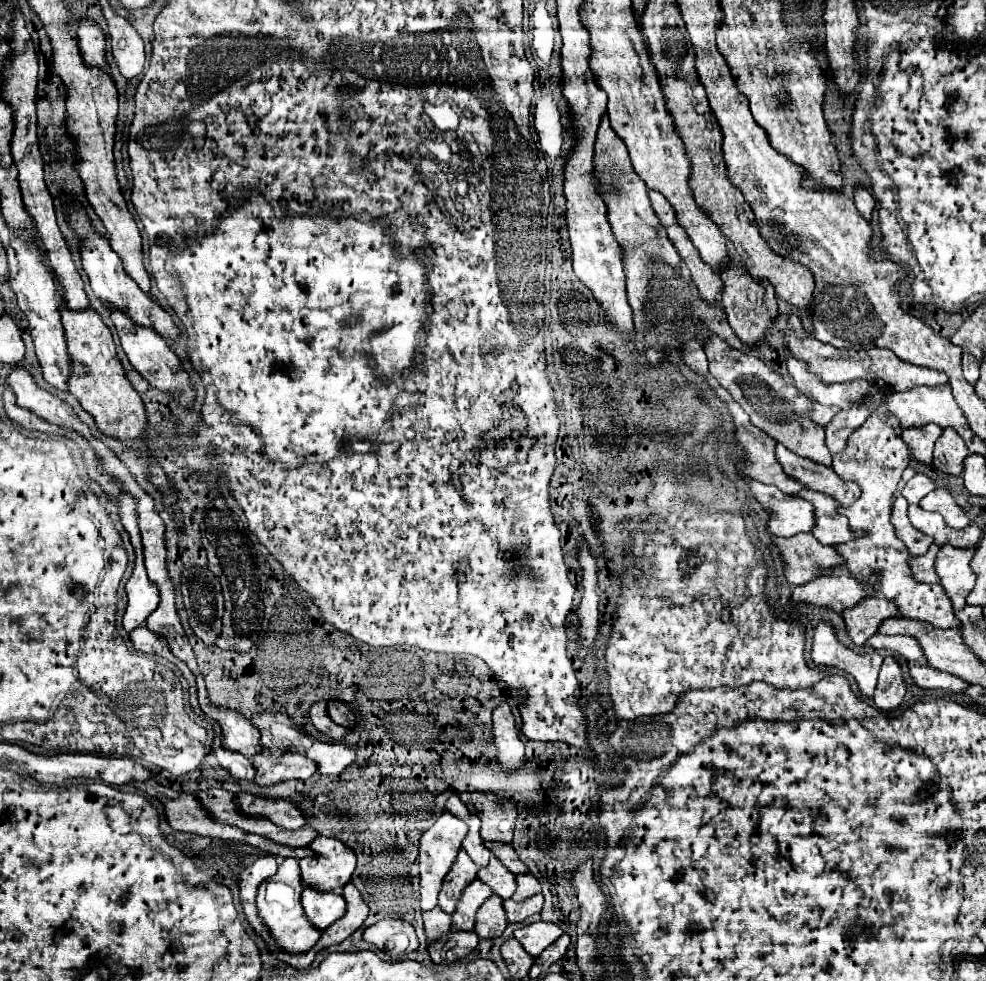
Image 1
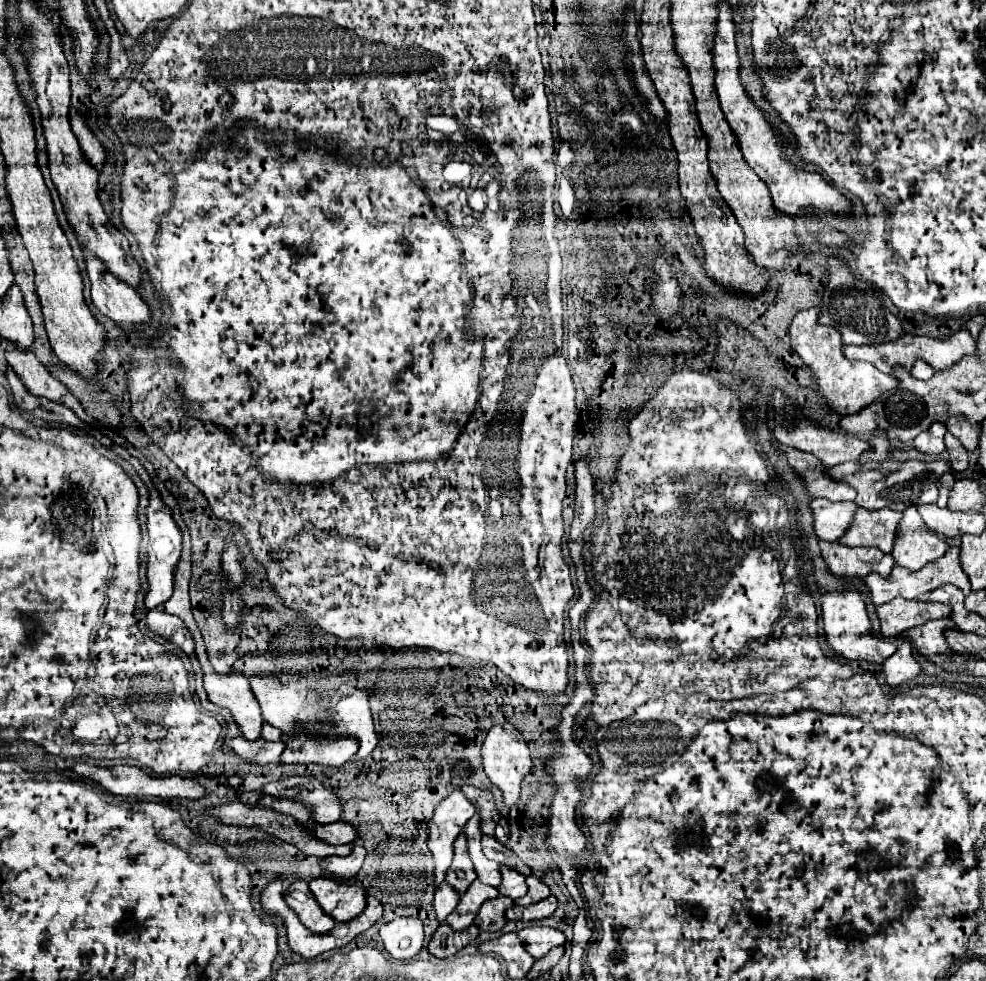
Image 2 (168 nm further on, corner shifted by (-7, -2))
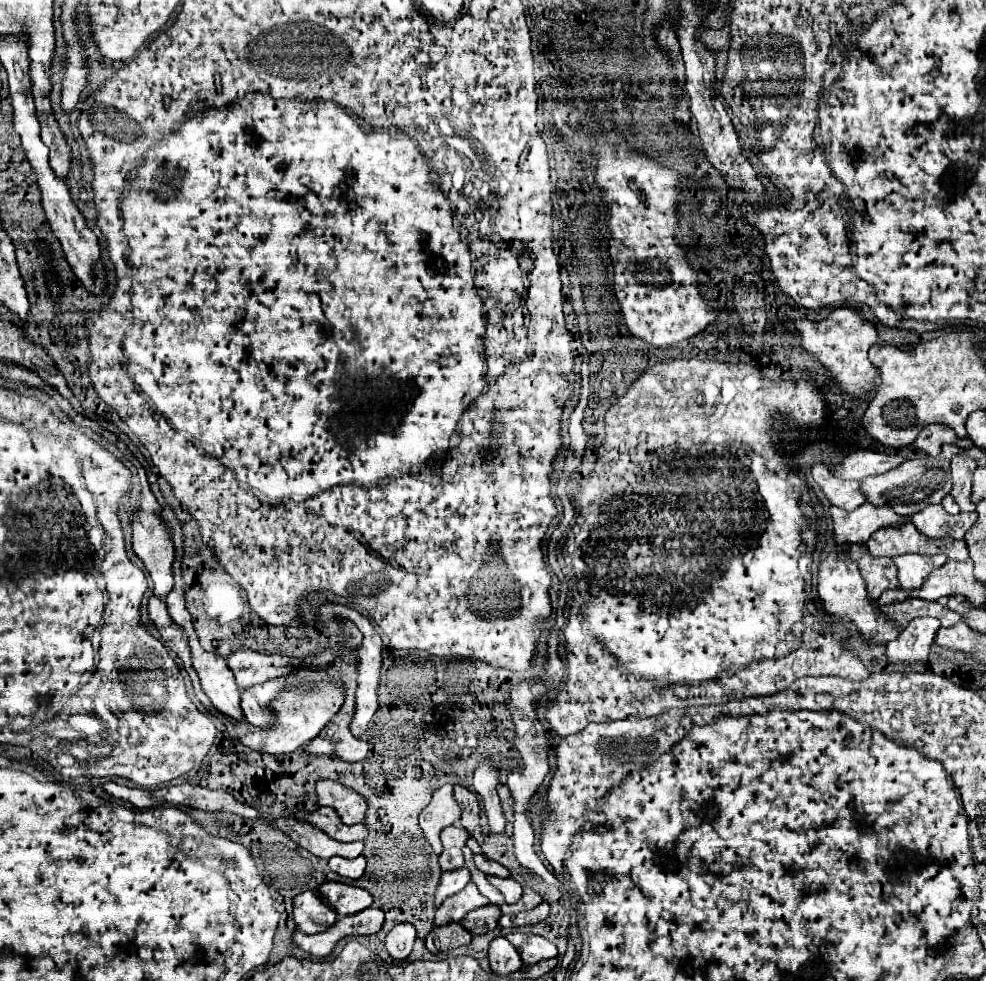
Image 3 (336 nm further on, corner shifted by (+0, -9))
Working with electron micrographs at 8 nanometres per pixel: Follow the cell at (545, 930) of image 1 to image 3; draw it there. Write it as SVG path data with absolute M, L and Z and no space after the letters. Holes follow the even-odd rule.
M509 933L507 939L517 949L523 959L523 965L535 965L537 961L557 957L557 947L541 935L533 933Z

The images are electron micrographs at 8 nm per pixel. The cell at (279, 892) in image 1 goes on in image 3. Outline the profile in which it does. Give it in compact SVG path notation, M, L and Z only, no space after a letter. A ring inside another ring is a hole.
M305 891L293 899L293 919L303 933L315 935L329 929L337 921L337 915L319 901L317 893Z

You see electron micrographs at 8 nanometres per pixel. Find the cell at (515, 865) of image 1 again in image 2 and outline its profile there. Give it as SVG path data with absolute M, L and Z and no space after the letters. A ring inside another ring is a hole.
M482 836L482 850L484 850L486 858L490 858L498 864L506 864L510 868L516 868L524 876L530 876L530 868L518 856L514 856L514 852L510 852L504 844L500 844L498 840L494 840L490 836Z

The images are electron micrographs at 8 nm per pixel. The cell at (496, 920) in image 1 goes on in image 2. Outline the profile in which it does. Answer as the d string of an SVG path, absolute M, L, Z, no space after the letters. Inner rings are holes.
M496 896L494 900L488 900L486 904L482 904L474 924L486 932L498 932L506 924L506 916L504 916L506 910L512 906L514 906L514 900L506 896Z

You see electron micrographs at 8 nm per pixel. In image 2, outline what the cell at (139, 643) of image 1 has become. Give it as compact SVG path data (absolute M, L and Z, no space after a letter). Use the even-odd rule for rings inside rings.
M156 608L146 614L146 624L164 640L176 644L182 652L194 652L192 634L186 630L186 624L178 616L170 616L162 608Z

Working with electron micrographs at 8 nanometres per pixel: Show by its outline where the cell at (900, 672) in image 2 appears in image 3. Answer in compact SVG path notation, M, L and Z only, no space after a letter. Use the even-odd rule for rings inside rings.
M931 617L909 621L907 627L899 633L899 637L887 645L889 663L891 665L925 663L939 627L941 627L939 621Z

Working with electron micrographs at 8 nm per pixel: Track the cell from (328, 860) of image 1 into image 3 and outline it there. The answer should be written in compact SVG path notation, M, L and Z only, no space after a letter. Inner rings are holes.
M359 855L355 859L341 859L341 857L331 857L329 867L333 873L349 879L359 879L365 869L365 857Z

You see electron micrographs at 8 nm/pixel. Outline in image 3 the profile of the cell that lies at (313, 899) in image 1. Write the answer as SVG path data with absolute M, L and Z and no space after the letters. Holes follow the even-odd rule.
M325 881L315 891L323 899L323 903L329 905L339 917L359 913L373 903L373 897L365 889L337 881Z

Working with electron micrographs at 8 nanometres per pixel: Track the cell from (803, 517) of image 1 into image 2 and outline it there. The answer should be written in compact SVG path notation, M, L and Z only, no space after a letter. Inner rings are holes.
M816 498L810 506L814 510L816 534L826 542L836 542L842 538L858 510L856 502L830 502L826 498Z

